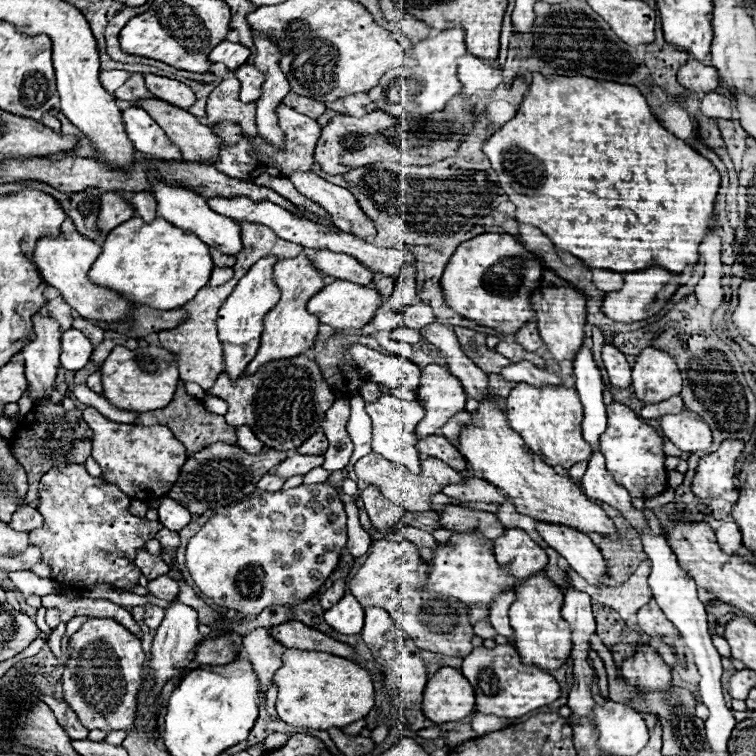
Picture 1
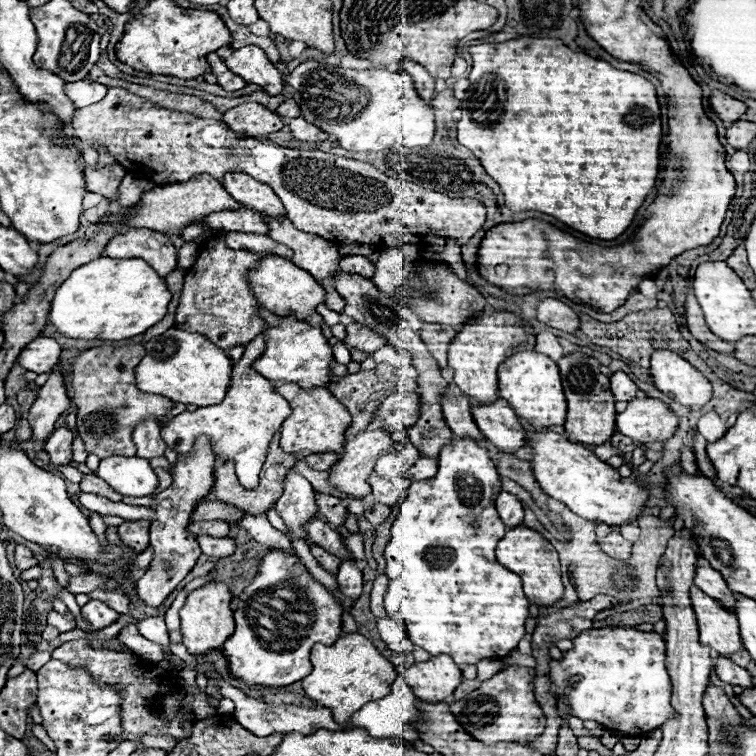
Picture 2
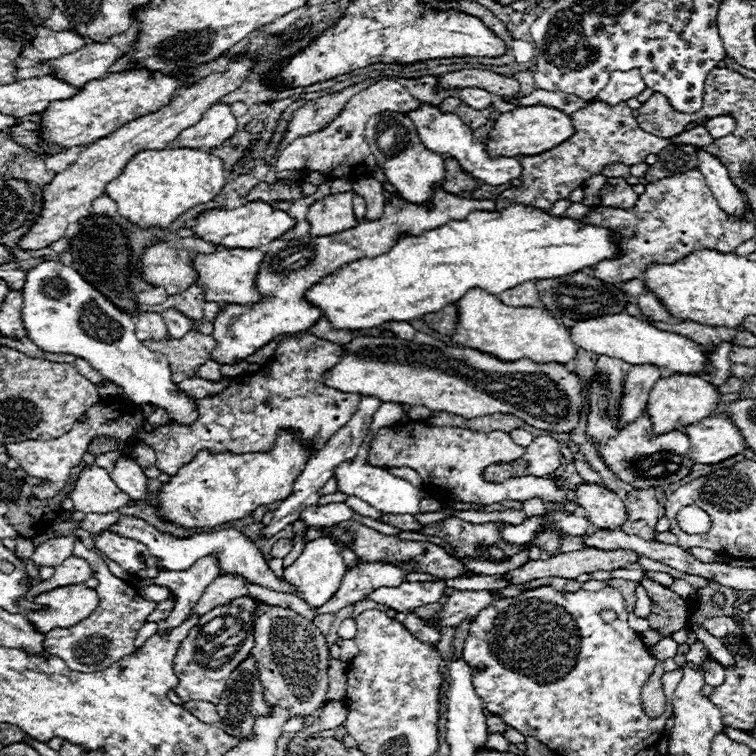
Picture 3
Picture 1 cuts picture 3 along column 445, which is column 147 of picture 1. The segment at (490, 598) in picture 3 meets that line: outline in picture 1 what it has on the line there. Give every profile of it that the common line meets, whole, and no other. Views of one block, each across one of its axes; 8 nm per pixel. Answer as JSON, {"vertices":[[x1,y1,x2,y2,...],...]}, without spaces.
{"vertices":[[146,604,146,614,144,614,144,622,150,630,156,630,160,626,160,620,164,616,164,608,154,606,154,604]]}

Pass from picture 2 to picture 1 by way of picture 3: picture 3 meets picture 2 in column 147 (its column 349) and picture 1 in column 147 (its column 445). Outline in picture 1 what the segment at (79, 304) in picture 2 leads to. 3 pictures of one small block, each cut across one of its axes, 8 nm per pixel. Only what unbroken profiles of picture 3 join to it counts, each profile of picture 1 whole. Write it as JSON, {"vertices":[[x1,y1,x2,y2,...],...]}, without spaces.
{"vertices":[[132,216,106,236,102,252,88,276,94,284,114,290,134,304,180,308,208,284,212,268,214,262,208,246,192,236,192,232,168,224,164,218,154,218,150,224,144,224,138,216]]}

